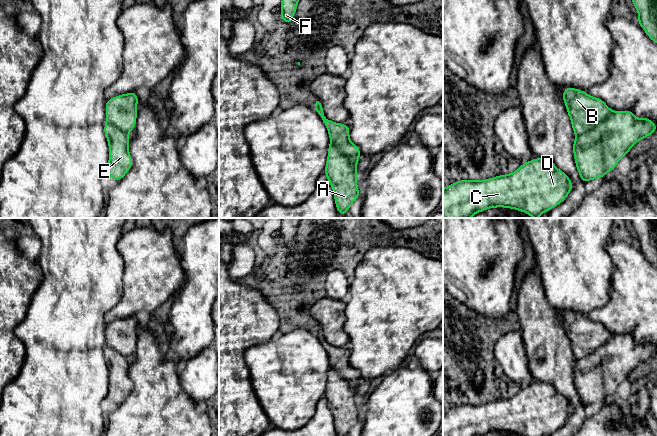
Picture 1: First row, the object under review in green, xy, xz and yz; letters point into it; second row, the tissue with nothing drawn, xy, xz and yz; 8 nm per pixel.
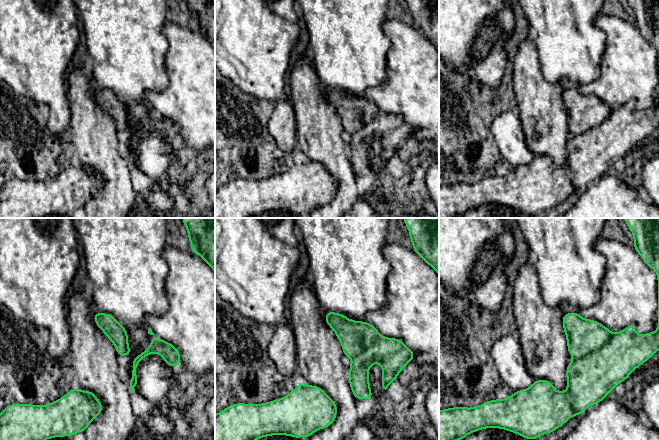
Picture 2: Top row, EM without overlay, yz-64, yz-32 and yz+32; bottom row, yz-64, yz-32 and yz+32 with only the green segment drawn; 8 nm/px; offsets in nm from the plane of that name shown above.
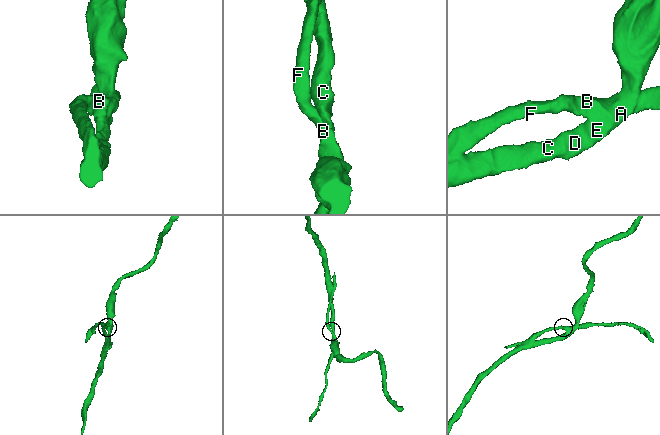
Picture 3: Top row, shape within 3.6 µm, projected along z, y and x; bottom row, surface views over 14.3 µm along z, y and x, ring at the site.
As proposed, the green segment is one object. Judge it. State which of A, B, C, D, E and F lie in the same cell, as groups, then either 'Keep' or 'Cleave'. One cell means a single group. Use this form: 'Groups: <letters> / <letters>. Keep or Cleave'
Groups: A C D E / B F. Cleave

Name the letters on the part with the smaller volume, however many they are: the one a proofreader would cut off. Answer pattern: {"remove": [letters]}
{"remove": ["B", "F"]}

